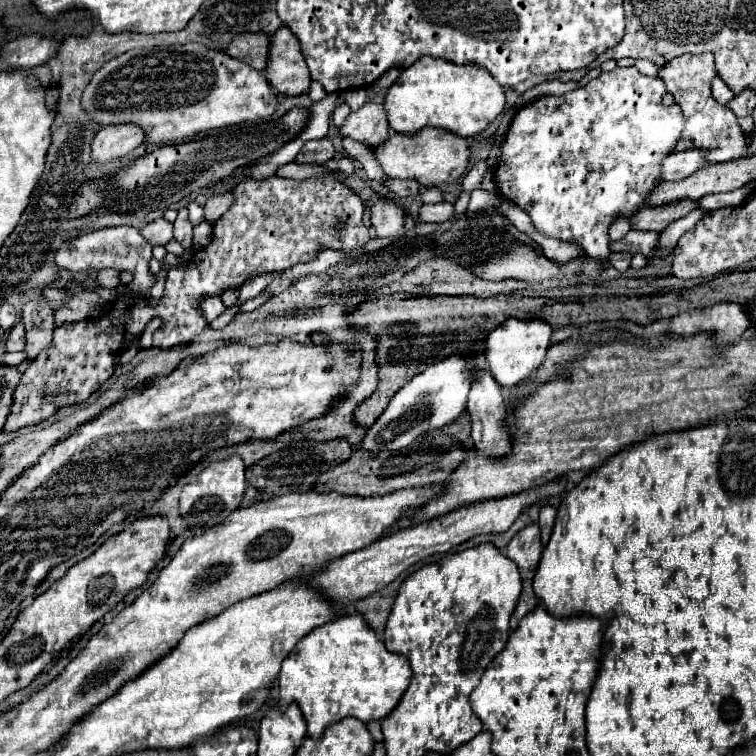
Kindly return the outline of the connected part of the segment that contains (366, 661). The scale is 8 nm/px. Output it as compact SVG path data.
M344 614L336 620L314 628L310 634L306 634L290 652L290 656L282 662L282 670L278 676L280 682L280 706L286 708L292 700L298 702L310 738L320 738L324 728L342 720L344 716L354 716L362 722L368 720L382 720L390 710L398 704L400 696L408 688L412 670L408 666L408 660L404 654L392 654L376 636L376 632L368 626L362 614Z

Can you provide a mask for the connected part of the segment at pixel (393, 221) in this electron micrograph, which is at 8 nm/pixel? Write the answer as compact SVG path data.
M368 204L372 210L372 226L376 228L378 238L402 240L404 238L404 214L400 214L400 206L394 204Z

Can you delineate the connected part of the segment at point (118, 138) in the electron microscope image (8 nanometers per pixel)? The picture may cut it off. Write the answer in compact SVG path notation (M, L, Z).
M102 126L92 140L92 162L96 166L112 164L144 142L144 134L138 126Z

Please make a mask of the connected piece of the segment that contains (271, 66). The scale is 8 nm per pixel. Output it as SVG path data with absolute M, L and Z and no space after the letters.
M282 26L272 34L266 78L276 92L288 96L298 96L308 92L312 84L298 40L294 34L290 34L286 26Z

